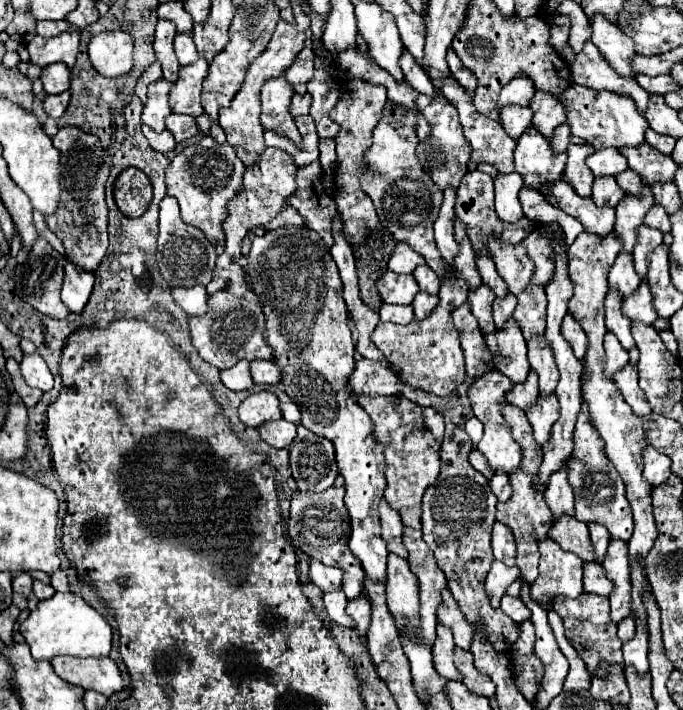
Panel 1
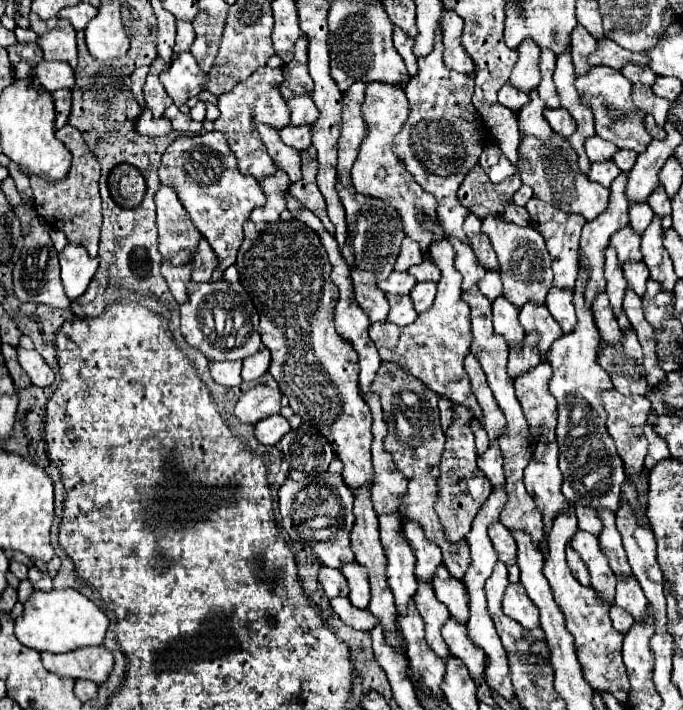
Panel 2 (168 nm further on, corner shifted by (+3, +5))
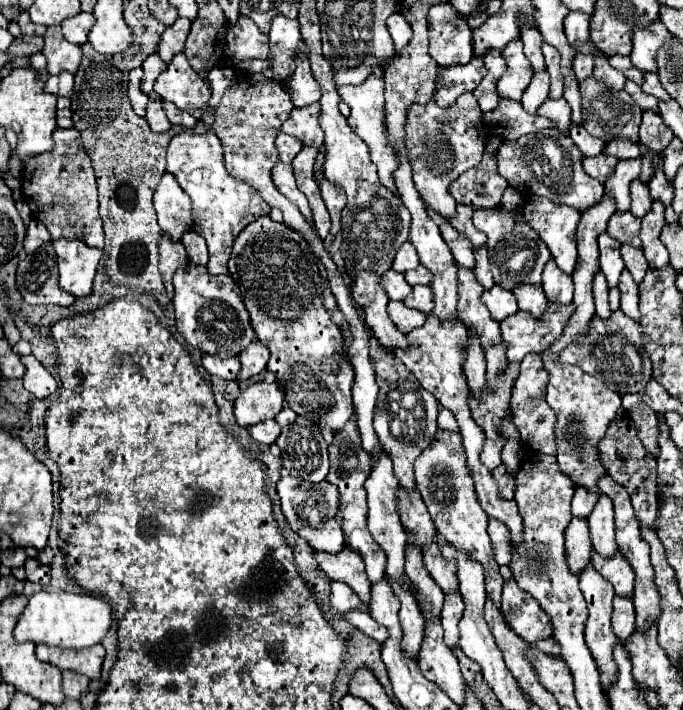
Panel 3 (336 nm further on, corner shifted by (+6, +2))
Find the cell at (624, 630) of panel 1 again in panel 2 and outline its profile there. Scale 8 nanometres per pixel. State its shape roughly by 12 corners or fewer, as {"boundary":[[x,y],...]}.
{"boundary":[[610,608],[610,620],[622,634],[634,622],[632,614],[624,608]]}

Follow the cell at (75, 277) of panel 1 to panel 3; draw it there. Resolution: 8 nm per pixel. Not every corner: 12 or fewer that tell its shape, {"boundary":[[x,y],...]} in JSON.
{"boundary":[[53,241],[59,287],[91,293],[101,249]]}

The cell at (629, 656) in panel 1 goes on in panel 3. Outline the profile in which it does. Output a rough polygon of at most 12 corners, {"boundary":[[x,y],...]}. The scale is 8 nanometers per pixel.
{"boundary":[[623,555],[603,559],[591,563],[615,595],[633,595],[633,569]]}

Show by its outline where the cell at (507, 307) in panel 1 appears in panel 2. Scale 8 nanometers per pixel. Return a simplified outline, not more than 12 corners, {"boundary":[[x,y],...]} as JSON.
{"boundary":[[488,270],[478,282],[480,292],[494,300],[502,294],[500,274]]}

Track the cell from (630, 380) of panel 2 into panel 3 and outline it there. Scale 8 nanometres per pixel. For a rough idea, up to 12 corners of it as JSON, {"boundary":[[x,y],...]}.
{"boundary":[[623,311],[593,317],[561,363],[619,393],[641,393],[651,361]]}

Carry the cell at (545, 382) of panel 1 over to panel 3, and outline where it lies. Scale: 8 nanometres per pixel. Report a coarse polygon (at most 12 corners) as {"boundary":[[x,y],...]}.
{"boundary":[[517,287],[521,311],[543,317],[549,301],[541,287]]}

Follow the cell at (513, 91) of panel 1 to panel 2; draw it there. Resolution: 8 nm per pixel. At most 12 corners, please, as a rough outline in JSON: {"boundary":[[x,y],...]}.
{"boundary":[[528,38],[518,46],[510,82],[528,94],[542,80],[540,48]]}

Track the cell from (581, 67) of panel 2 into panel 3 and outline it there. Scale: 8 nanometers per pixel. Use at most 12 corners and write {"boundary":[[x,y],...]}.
{"boundary":[[571,11],[565,17],[569,45],[589,41],[589,15]]}

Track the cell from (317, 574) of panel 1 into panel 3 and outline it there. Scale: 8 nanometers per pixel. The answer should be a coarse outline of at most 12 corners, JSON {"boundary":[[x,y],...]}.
{"boundary":[[331,581],[331,607],[339,613],[349,609],[367,611],[353,589]]}

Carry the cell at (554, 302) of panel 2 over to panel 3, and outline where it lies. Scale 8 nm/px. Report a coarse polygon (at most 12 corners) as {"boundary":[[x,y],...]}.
{"boundary":[[553,259],[543,271],[543,291],[553,305],[573,301],[573,279]]}

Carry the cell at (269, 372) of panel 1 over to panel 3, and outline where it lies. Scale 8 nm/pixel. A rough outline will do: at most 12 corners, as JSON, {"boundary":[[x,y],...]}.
{"boundary":[[253,341],[239,353],[245,381],[265,371],[269,349]]}

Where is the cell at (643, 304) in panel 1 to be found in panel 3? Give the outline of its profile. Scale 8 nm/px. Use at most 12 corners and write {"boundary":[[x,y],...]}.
{"boundary":[[621,245],[625,267],[641,283],[649,265],[643,251]]}

